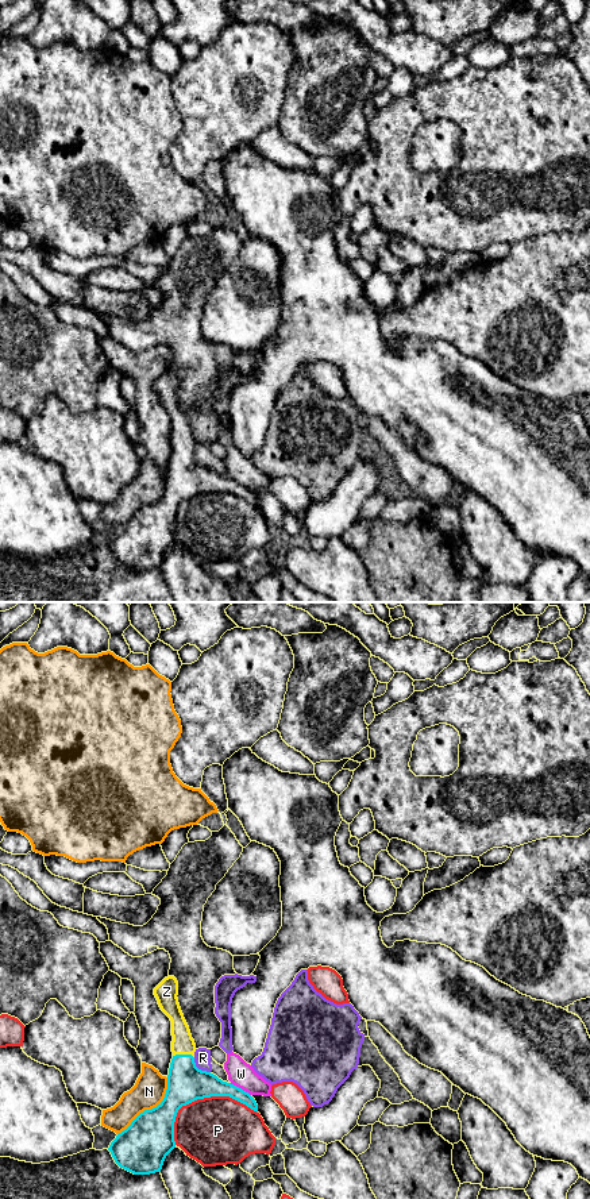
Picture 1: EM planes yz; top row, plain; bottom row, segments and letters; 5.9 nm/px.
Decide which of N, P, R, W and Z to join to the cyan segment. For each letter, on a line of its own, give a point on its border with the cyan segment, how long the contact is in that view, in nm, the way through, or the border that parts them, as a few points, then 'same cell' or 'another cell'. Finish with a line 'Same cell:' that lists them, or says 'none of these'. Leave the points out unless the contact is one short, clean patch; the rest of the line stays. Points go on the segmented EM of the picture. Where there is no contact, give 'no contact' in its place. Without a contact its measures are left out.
N: meets cyan in yz at (151, 1109); contact 460 nm long; another cell
P: meets cyan in yz at (200, 1098); contact 550 nm long; another cell
R: meets cyan in yz at (197, 1068); contact 140 nm long; another cell
W: meets cyan in yz at (240, 1088); contact 150 nm long; border along yz (230, 1083), (240, 1087), (250, 1095); another cell
Z: meets cyan in yz at (184, 1055); contact 130 nm long; runs through yz (186, 1083), (184, 1079), (184, 1055), (182, 1043); same cell
Same cell: Z

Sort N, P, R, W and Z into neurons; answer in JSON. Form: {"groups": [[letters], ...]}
{"groups": [["N"], ["P"], ["R"], ["W"], ["Z"]]}

